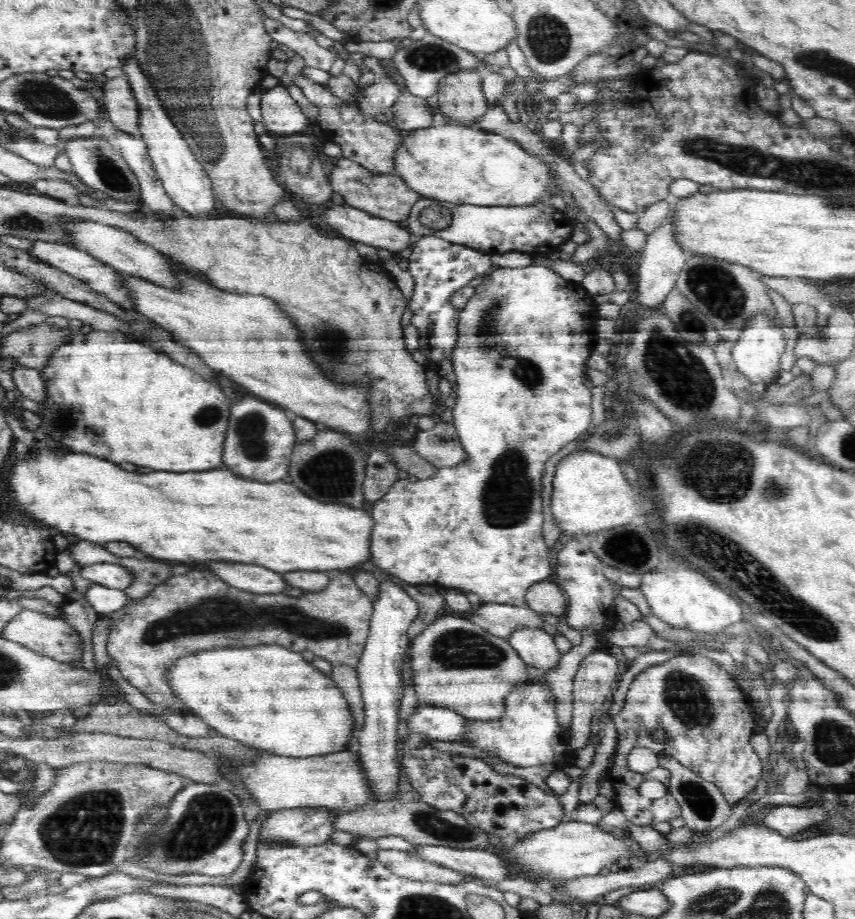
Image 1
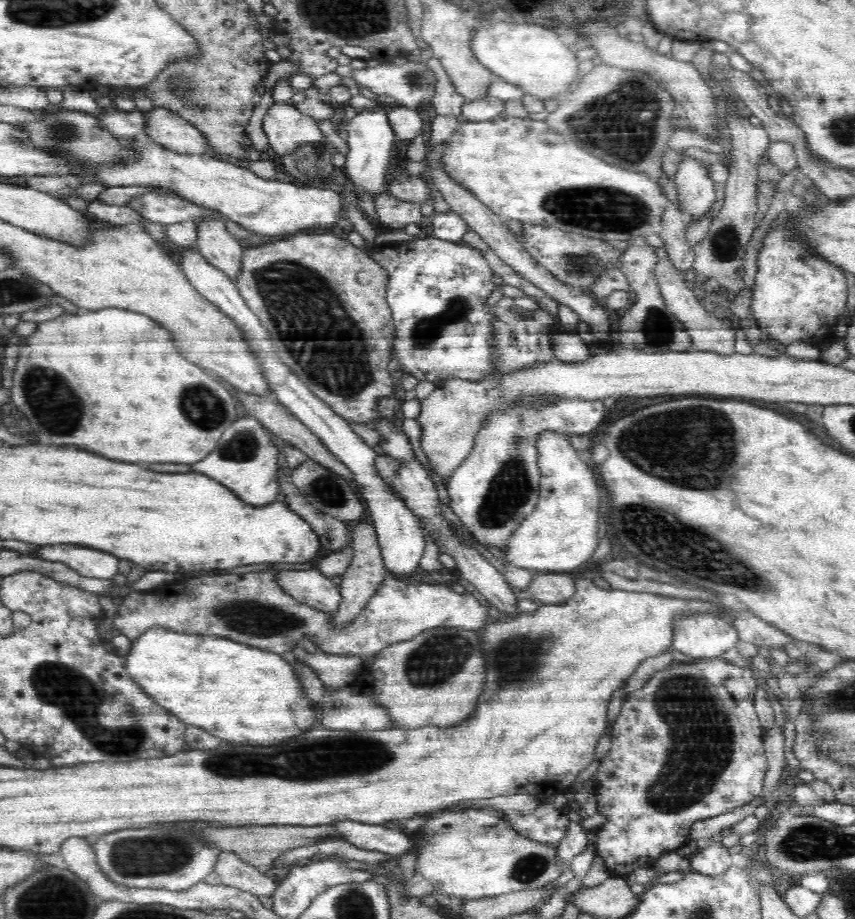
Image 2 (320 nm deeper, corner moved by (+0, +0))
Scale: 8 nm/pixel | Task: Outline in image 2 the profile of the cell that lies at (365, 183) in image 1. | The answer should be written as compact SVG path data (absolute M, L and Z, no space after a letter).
M387 190L374 198L379 221L394 229L403 229L412 222L420 224L421 208L417 204L400 200Z

